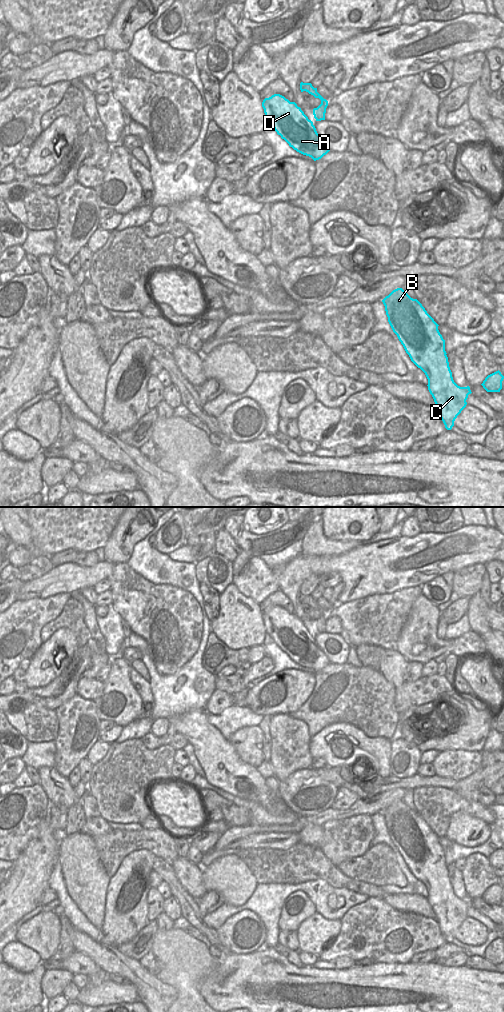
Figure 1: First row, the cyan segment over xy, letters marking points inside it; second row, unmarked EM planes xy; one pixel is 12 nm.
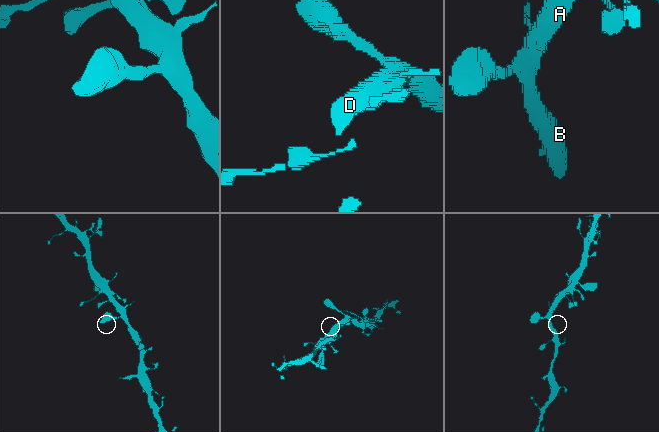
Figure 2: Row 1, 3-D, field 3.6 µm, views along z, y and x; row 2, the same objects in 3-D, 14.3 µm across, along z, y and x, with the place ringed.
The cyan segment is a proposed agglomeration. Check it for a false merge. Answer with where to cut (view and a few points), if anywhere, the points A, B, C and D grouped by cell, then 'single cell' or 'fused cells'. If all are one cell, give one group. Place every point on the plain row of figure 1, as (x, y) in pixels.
no cut | A B C D | single cell

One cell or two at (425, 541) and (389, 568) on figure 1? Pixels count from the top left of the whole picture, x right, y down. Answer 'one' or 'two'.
one

